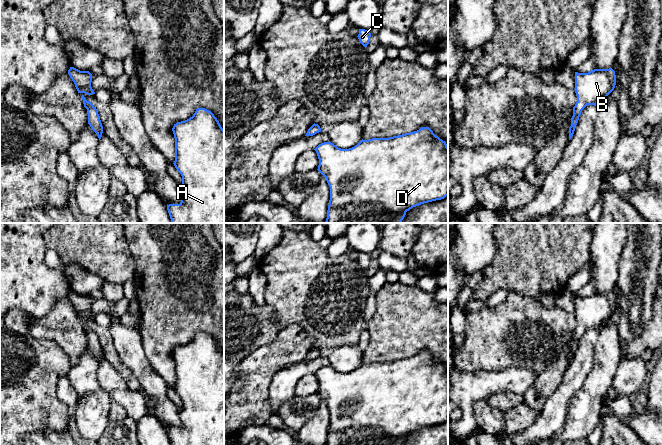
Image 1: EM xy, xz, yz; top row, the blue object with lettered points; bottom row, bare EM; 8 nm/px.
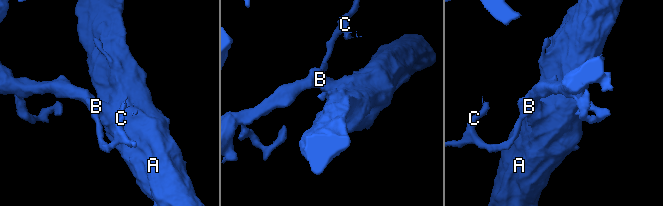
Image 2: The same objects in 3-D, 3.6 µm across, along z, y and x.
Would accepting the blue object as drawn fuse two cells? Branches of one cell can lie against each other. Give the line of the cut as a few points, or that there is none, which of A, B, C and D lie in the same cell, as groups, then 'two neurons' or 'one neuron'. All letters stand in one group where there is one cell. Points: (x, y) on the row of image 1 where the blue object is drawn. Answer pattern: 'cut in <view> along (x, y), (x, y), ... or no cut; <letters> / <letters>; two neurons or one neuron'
no cut; A B C D; one neuron

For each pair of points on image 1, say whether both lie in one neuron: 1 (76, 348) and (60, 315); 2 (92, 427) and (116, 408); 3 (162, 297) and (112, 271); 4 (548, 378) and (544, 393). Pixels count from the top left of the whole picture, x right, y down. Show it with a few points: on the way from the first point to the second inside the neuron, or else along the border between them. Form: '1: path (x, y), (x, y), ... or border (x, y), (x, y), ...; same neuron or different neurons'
1: path (72, 339), (71, 330), (64, 324); same neuron
2: border (112, 400), (109, 406), (108, 420); different neurons
3: border (133, 255), (134, 279); different neurons
4: path (547, 382), (544, 389); same neuron

